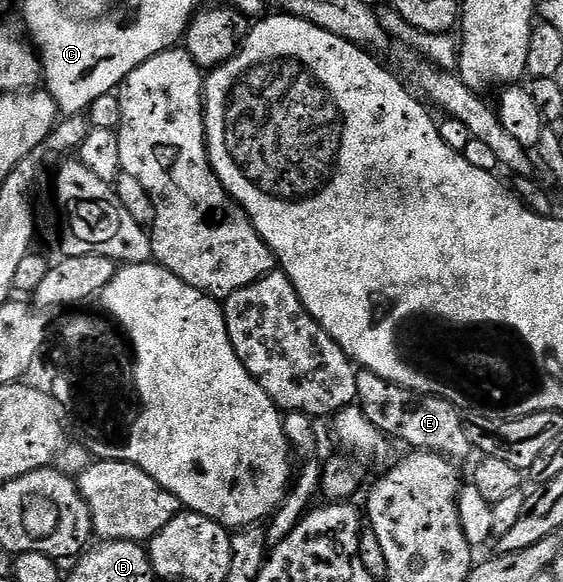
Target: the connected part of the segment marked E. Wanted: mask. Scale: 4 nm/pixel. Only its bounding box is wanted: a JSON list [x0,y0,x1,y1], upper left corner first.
[355,371,473,459]

